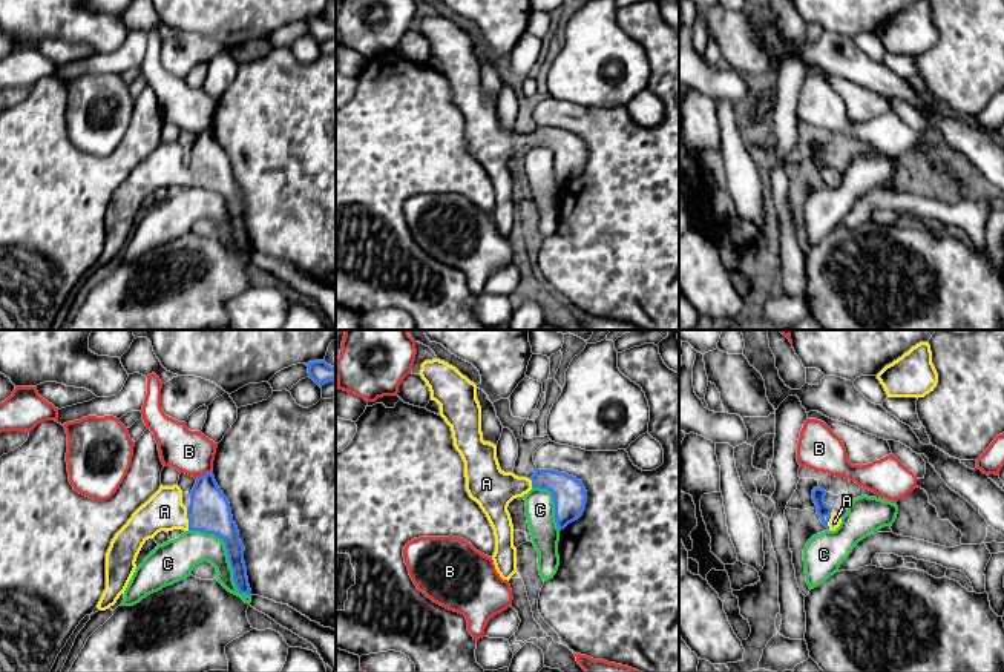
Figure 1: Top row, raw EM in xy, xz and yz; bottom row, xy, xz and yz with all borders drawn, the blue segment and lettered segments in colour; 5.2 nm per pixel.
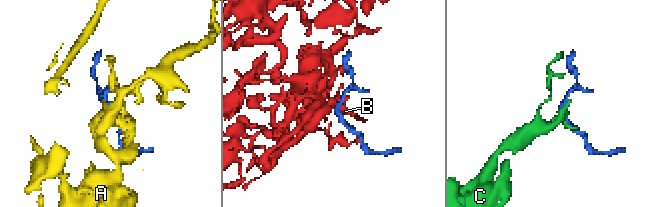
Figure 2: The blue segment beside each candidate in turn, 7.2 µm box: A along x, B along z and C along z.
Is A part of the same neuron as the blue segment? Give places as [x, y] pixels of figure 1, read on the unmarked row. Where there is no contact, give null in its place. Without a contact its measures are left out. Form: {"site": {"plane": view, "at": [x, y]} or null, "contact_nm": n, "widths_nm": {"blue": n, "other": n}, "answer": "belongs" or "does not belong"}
{"site": {"plane": "xy", "at": [187, 174]}, "contact_nm": 120, "widths_nm": {"blue": 220, "other": 200}, "answer": "belongs"}

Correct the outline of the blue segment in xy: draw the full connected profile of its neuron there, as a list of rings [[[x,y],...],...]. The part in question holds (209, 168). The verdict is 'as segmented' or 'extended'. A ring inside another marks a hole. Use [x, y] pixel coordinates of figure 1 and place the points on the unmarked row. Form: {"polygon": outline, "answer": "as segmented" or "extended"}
{"polygon": [[[212,127],[196,135],[187,164],[178,141],[161,141],[115,190],[106,209],[106,245],[97,261],[100,267],[113,262],[124,250],[143,201],[158,189],[173,186],[201,187],[222,195],[239,250],[251,252],[244,218],[245,204],[239,196],[230,160]]], "answer": "extended"}

